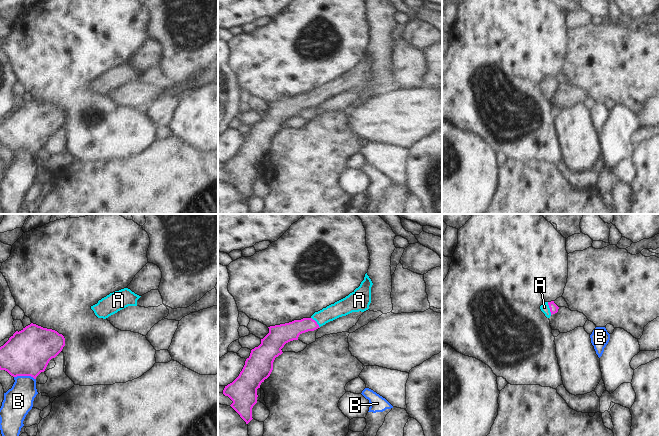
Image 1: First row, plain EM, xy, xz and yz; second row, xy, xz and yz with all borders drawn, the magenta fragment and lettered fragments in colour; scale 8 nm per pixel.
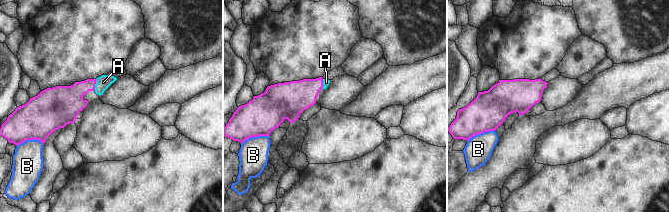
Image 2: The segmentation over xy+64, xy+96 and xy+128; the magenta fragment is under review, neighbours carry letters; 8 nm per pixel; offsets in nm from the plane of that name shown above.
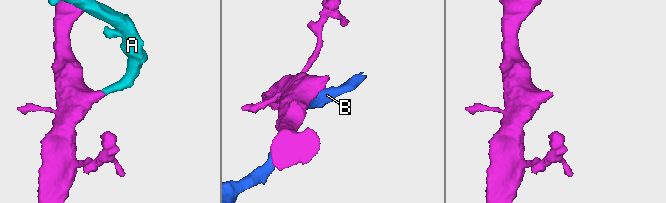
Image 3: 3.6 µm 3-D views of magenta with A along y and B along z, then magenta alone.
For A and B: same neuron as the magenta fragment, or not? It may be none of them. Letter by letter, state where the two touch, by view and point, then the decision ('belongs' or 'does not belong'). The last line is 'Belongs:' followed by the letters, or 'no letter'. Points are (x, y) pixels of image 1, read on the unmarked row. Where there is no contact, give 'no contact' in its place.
A: yz (550, 84) | belongs
B: xy (25, 151) | does not belong
Belongs: A

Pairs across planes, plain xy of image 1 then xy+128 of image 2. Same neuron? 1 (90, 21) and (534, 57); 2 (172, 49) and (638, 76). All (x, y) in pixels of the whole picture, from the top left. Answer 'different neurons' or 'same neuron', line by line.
1: same neuron
2: different neurons

